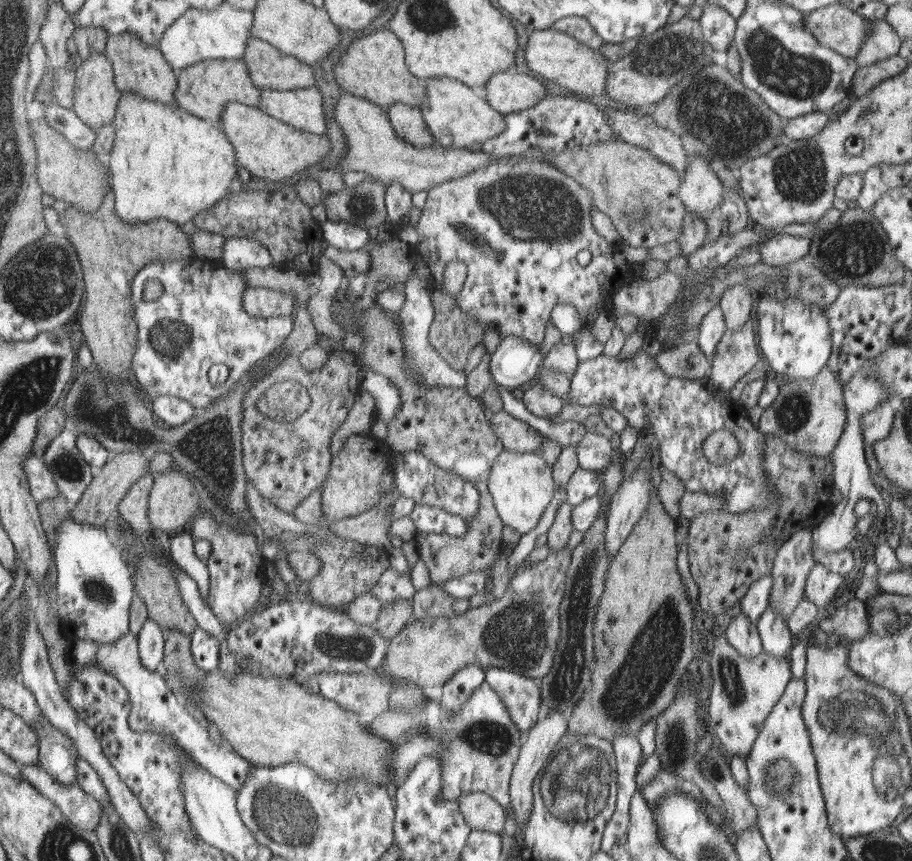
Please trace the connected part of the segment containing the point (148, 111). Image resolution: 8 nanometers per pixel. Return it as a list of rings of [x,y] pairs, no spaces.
[[[126,91],[119,100],[119,106],[116,109],[115,119],[112,124],[115,127],[114,147],[111,148],[106,158],[109,165],[110,188],[115,194],[116,212],[119,213],[121,219],[129,223],[147,223],[154,219],[166,219],[174,223],[184,224],[189,220],[194,220],[200,211],[215,205],[220,199],[223,199],[226,193],[236,190],[240,187],[240,182],[244,180],[244,175],[246,173],[237,164],[235,148],[223,133],[222,128],[214,122],[194,116],[192,113],[182,108],[182,106],[179,106],[177,102],[161,103],[160,101],[153,101],[140,96],[134,91]]]

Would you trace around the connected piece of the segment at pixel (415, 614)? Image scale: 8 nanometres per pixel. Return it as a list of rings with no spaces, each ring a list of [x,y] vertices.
[[[430,584],[416,591],[411,606],[411,620],[426,617],[450,617],[470,609],[468,599],[450,596],[440,585]]]

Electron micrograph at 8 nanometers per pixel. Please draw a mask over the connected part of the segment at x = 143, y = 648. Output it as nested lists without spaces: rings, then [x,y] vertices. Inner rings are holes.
[[[148,618],[137,636],[139,639],[139,656],[142,663],[151,671],[160,671],[164,651],[161,649],[163,637],[159,625],[153,619]]]

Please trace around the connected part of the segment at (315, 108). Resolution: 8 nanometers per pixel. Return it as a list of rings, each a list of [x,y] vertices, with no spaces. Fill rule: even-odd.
[[[316,86],[287,91],[260,89],[257,107],[297,129],[326,134],[322,95]]]

